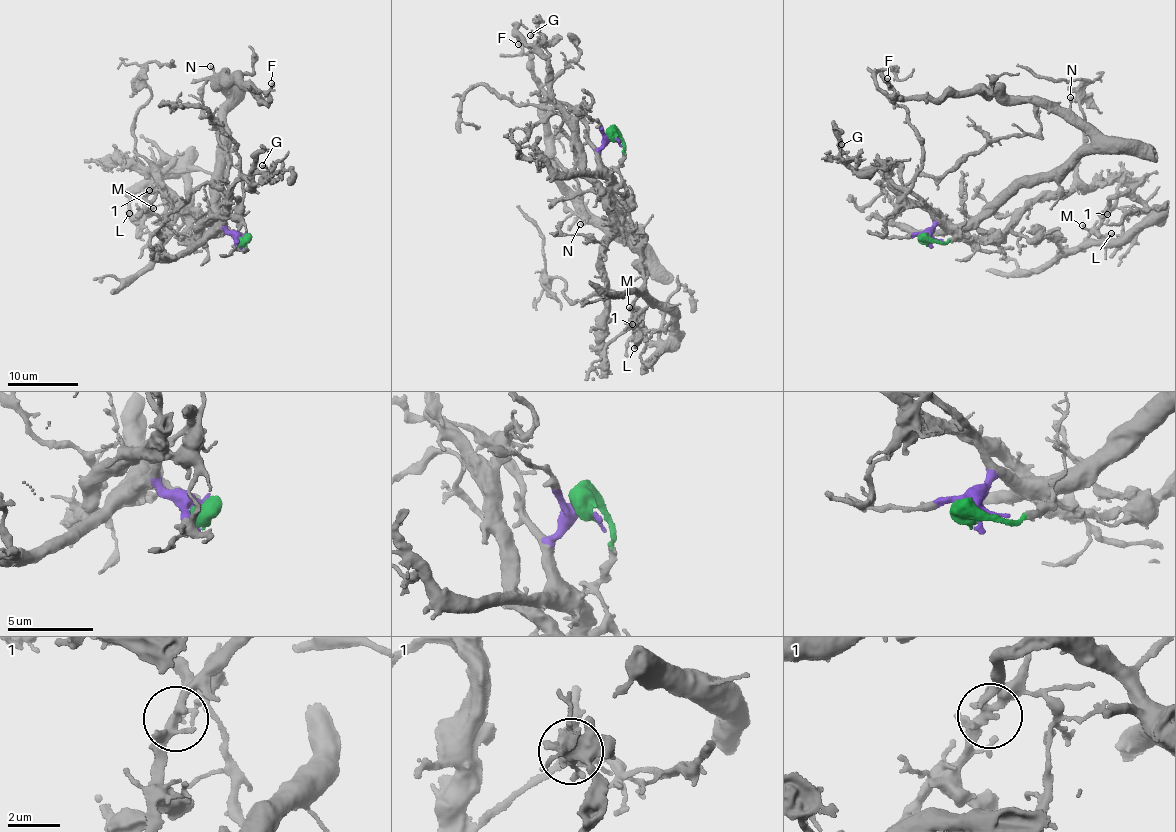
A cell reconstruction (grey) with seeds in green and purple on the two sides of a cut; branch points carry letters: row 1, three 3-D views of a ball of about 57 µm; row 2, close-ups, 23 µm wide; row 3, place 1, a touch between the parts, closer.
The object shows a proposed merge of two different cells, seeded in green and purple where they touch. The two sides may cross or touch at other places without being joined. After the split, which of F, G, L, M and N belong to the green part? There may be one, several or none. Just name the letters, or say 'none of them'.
G, L, M

